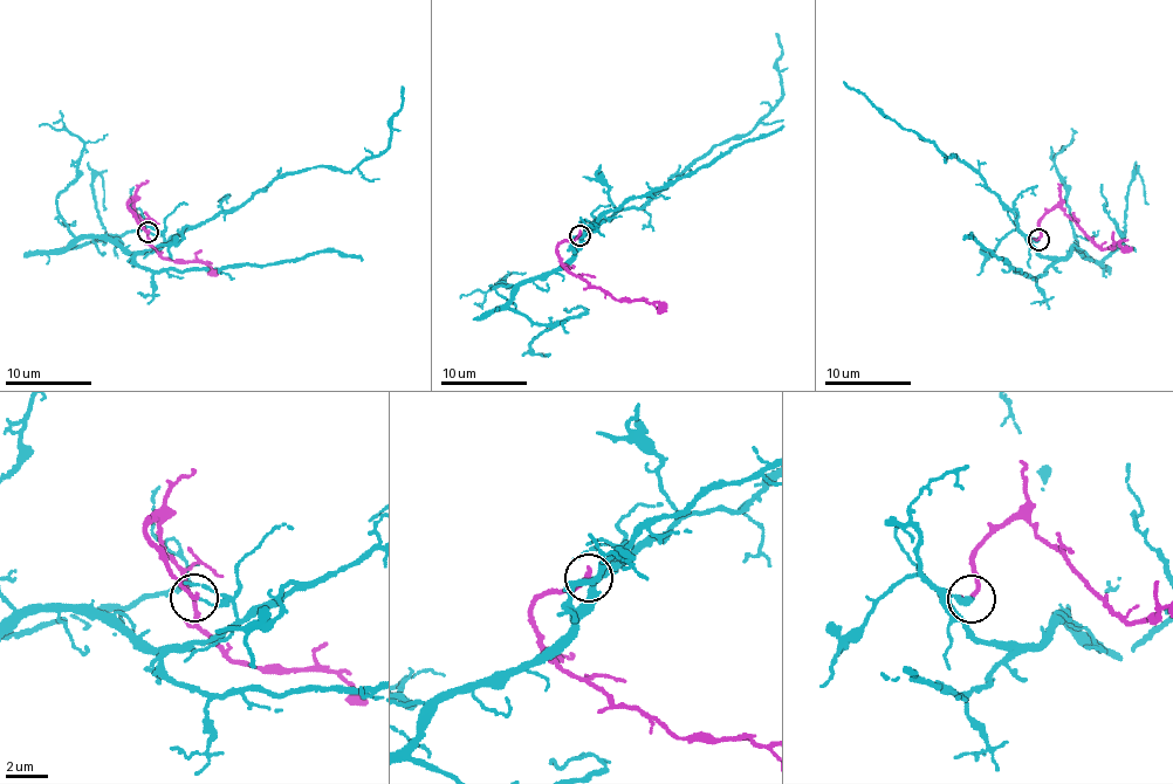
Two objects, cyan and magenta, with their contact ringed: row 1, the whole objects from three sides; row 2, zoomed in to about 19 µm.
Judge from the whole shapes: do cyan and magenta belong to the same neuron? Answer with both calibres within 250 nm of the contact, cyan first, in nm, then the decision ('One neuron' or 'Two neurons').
Thickness 110 nm (cyan) against 240 nm. Two neurons

